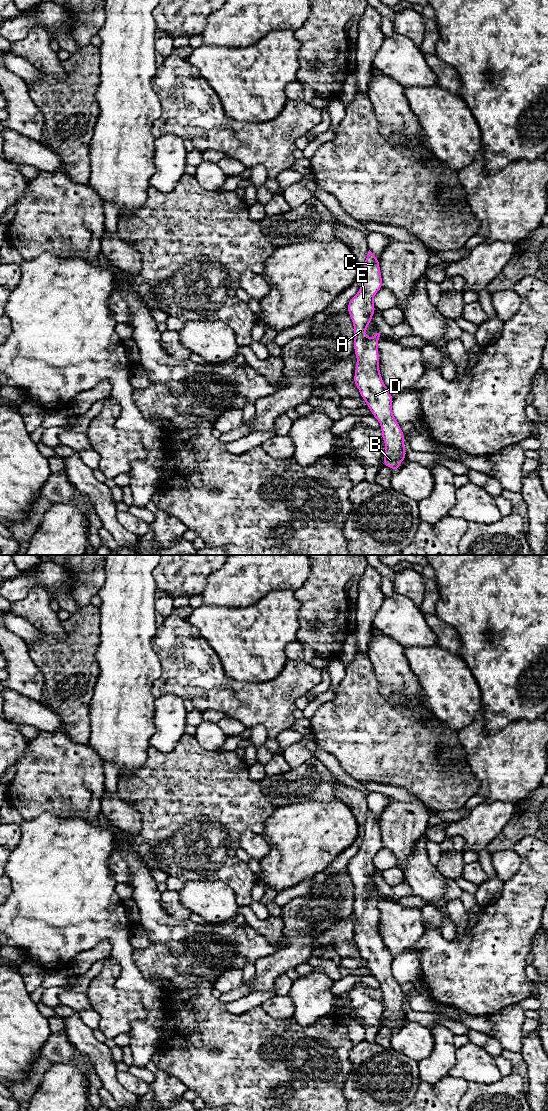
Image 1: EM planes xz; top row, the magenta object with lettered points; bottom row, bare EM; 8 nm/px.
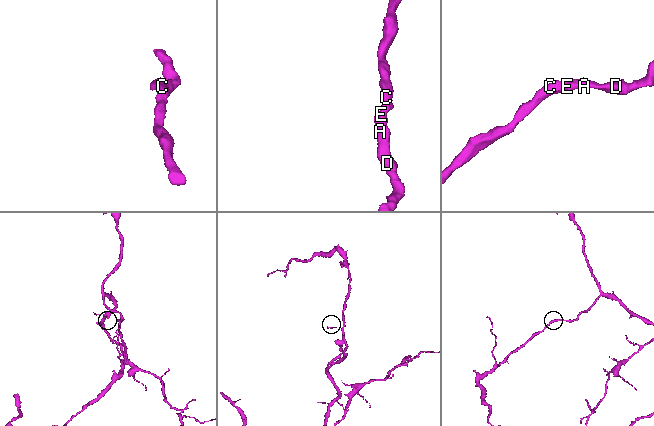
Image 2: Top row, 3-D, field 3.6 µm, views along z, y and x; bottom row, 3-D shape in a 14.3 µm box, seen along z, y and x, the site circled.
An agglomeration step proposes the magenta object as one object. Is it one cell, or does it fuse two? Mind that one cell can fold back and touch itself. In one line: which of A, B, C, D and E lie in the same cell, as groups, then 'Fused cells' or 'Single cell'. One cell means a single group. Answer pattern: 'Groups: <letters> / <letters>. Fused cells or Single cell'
Groups: A B C D E. Single cell

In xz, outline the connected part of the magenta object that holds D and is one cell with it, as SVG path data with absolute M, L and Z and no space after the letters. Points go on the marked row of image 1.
M370 250L368 251L366 260L363 263L363 267L364 279L362 285L357 294L349 301L347 305L347 310L354 324L354 352L358 360L353 382L358 387L361 397L367 402L367 407L371 410L372 415L381 424L382 439L386 445L382 465L390 467L397 472L400 469L399 463L406 459L404 433L400 428L399 423L393 416L392 403L394 398L389 393L379 371L380 357L377 346L380 333L376 333L369 339L364 336L366 329L372 320L372 315L376 311L376 308L373 304L373 297L381 288L383 288L379 259Z

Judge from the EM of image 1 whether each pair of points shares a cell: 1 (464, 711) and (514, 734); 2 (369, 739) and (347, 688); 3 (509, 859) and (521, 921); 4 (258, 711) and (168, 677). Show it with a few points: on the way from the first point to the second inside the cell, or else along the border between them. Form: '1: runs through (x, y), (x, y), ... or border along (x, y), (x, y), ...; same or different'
1: border along (479, 713), (469, 724), (458, 731); different
2: runs through (359, 726), (358, 701); same
3: border along (516, 852), (520, 860), (520, 866), (504, 883); different
4: runs through (236, 699), (210, 689), (198, 677), (190, 677); same

